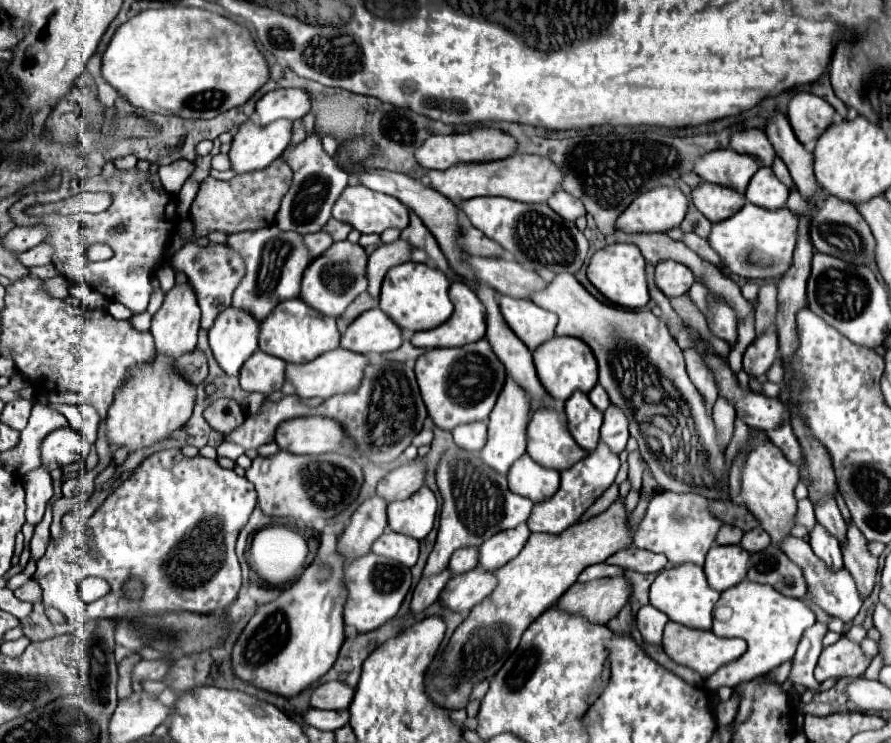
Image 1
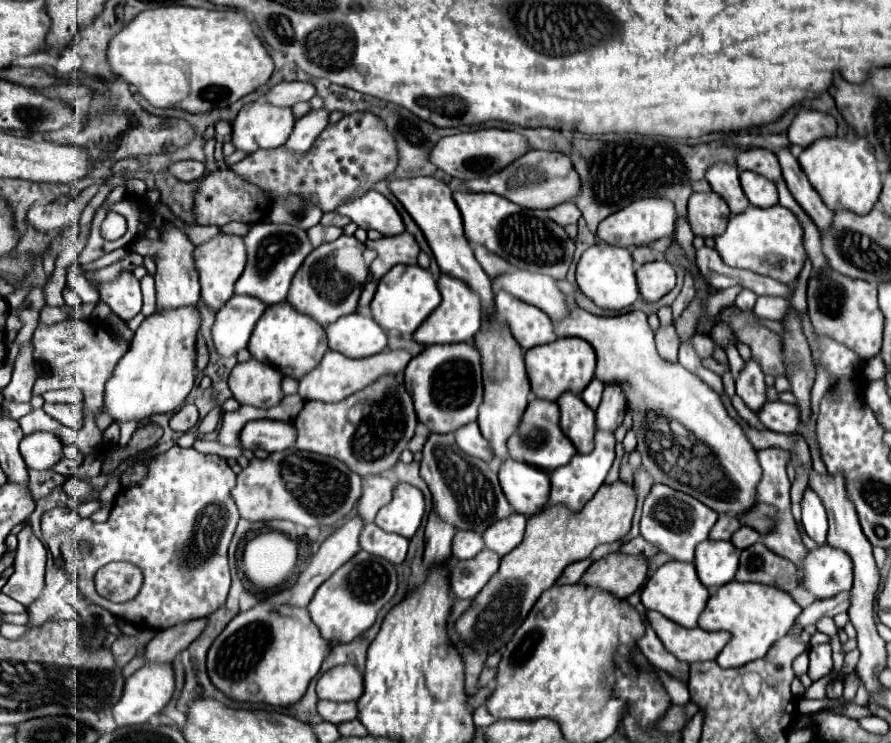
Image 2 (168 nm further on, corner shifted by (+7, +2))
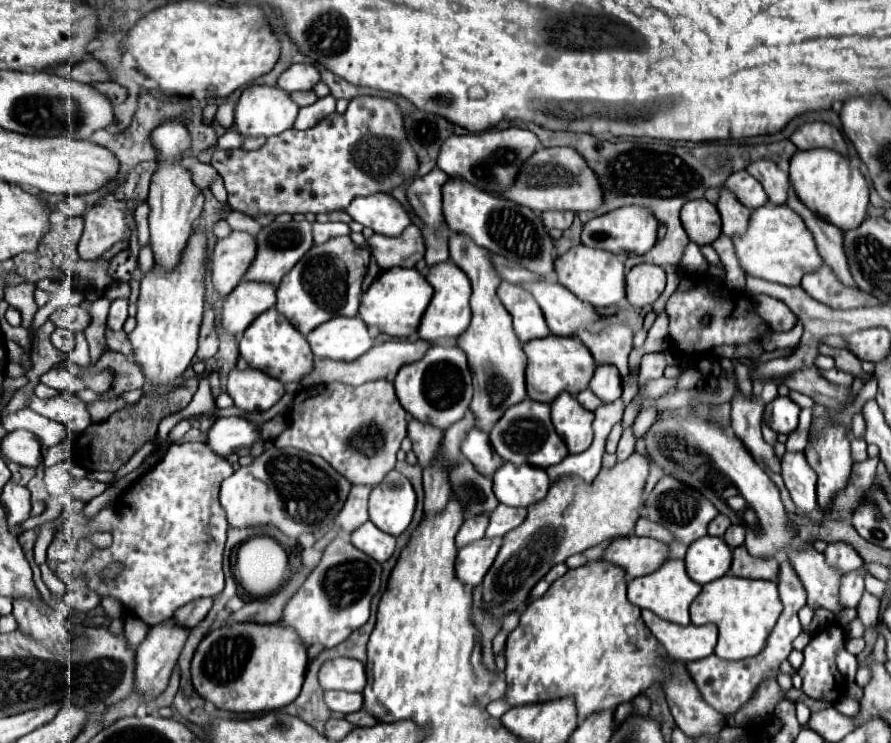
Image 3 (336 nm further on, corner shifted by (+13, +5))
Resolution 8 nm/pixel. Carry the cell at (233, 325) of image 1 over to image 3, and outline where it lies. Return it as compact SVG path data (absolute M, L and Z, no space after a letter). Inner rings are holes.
M241 281L227 297L221 309L221 327L241 337L251 321L263 311L275 305L275 289L271 285L257 285L253 281Z

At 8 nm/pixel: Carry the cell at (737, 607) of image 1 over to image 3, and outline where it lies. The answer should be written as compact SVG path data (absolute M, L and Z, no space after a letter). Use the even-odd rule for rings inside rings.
M725 575L705 585L703 591L697 595L697 599L691 603L691 623L695 625L715 623L719 627L719 641L715 647L715 655L721 659L739 661L755 657L763 649L773 625L781 615L781 609L783 603L779 599L777 583Z

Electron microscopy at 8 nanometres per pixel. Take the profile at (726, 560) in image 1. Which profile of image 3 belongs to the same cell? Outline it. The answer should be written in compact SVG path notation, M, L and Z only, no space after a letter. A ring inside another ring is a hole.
M701 537L689 545L685 565L687 575L695 583L707 585L729 571L731 549L721 537Z

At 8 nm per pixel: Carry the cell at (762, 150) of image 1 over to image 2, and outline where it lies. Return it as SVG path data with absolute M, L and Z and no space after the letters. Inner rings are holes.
M753 148L753 150L743 152L739 156L739 170L757 172L757 174L765 176L767 180L773 180L773 182L779 182L783 178L777 156L769 150L763 150L763 148Z

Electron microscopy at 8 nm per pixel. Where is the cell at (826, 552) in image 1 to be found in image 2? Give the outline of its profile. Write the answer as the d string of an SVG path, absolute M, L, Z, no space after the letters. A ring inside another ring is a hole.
M805 488L803 492L803 500L801 500L801 512L803 512L803 528L805 532L819 544L827 542L827 514L825 508L819 500L819 496L815 494L813 488Z

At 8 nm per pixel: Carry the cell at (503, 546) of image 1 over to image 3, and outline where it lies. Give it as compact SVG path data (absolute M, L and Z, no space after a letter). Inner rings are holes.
M499 505L491 515L489 515L489 527L485 537L493 539L493 537L503 537L505 533L509 533L511 529L519 527L527 517L527 509L513 509L513 507L505 507Z

